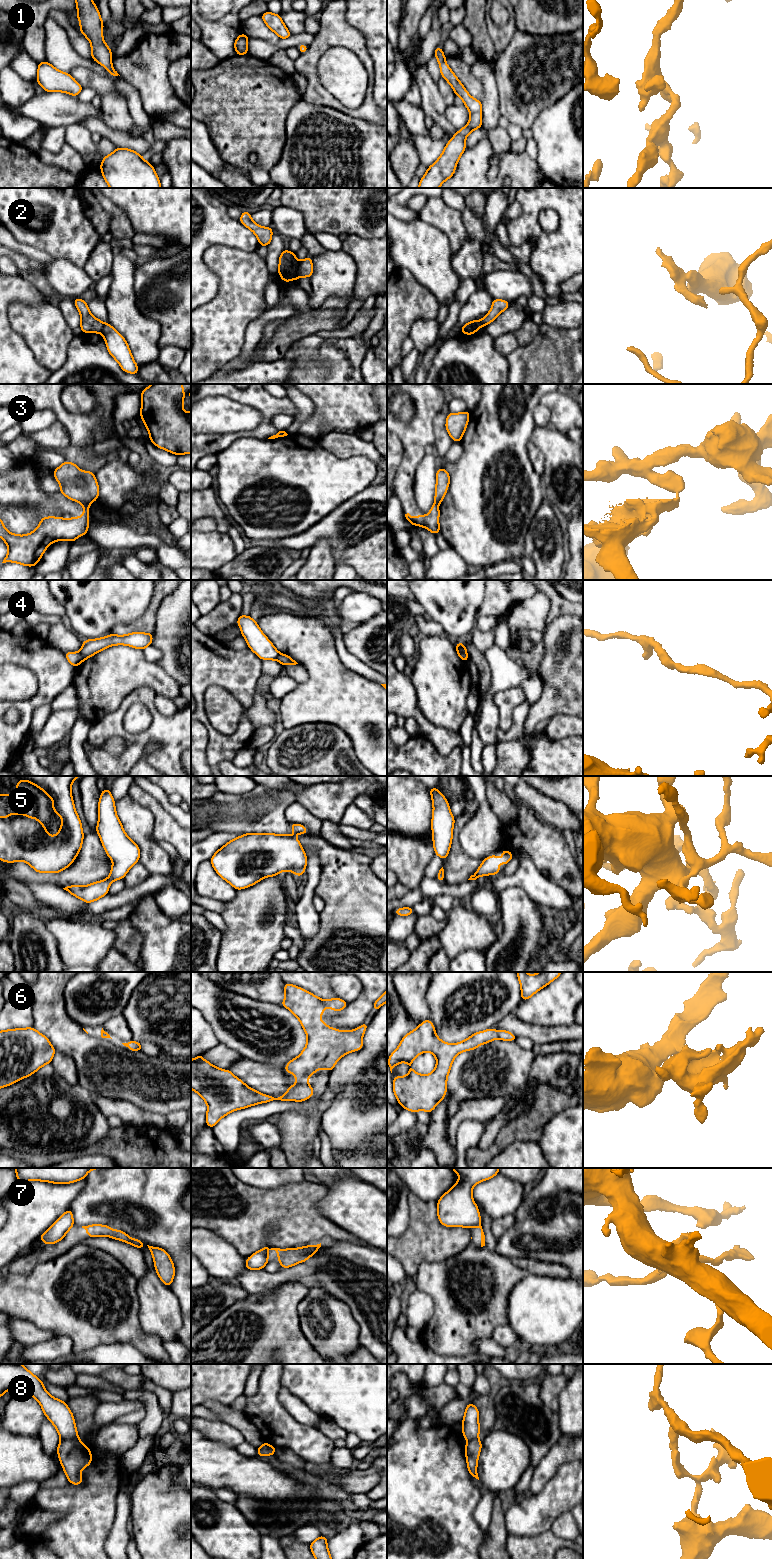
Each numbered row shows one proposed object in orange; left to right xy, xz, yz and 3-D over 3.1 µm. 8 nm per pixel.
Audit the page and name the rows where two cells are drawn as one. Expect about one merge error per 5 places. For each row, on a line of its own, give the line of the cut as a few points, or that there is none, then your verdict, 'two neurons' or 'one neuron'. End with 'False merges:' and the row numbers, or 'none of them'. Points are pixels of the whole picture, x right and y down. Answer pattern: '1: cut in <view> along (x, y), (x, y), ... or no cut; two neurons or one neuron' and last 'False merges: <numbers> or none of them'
1: no cut; one neuron
2: cut in xz along (300, 262), (298, 276); two neurons
3: cut in xy along (83, 504), (88, 506); two neurons
4: cut in yz along (457, 643), (467, 656); two neurons
5: no cut; one neuron
6: no cut; one neuron
7: cut in yz along (481, 1226), (473, 1227); two neurons
8: cut in xy along (77, 1436), (61, 1439); two neurons
False merges: 2, 3, 4, 7, 8

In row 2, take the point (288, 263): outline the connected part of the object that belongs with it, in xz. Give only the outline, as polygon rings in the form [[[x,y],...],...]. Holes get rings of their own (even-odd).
[[[283,250],[281,252],[279,258],[278,274],[285,283],[289,282],[290,280],[298,280],[299,263],[300,262],[293,252],[289,250]]]

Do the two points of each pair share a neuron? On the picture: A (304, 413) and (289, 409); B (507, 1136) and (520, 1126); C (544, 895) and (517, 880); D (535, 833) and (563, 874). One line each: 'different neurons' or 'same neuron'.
A: different neurons
B: same neuron
C: same neuron
D: same neuron

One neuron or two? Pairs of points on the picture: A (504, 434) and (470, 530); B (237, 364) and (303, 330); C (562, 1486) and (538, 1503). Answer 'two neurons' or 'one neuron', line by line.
A: one neuron
B: one neuron
C: one neuron

